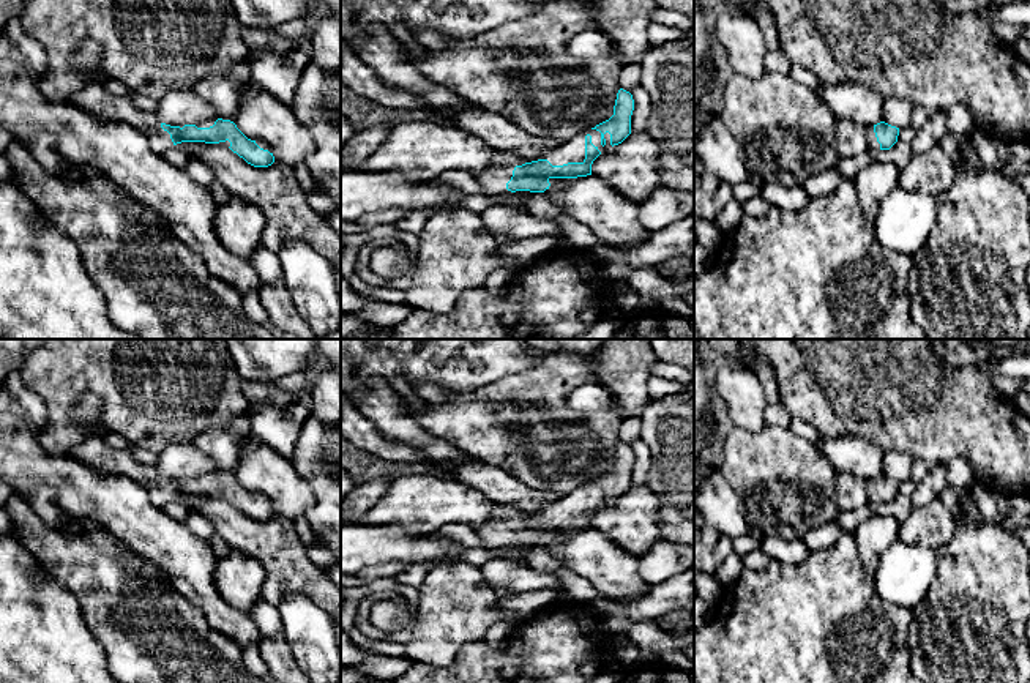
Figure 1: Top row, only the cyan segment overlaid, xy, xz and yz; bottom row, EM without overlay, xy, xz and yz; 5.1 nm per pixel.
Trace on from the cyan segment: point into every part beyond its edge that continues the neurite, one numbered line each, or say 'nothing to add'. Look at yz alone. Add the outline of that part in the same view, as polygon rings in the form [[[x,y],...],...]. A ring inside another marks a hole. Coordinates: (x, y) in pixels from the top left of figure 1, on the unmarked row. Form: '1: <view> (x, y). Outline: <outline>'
1: yz (873, 496). Outline: [[[874,480],[866,481],[866,484],[868,484],[869,502],[880,503],[880,497],[877,495],[877,491],[875,491],[875,486],[874,486]]]

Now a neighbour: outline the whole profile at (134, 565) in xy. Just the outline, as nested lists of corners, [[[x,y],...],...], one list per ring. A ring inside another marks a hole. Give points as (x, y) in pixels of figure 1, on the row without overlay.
[[[121,555],[118,562],[129,577],[139,579],[145,587],[151,585],[153,574],[147,569],[147,562],[142,555]]]

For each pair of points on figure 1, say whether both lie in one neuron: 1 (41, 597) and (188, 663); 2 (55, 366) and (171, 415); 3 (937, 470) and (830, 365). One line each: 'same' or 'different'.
1: different
2: same
3: different

